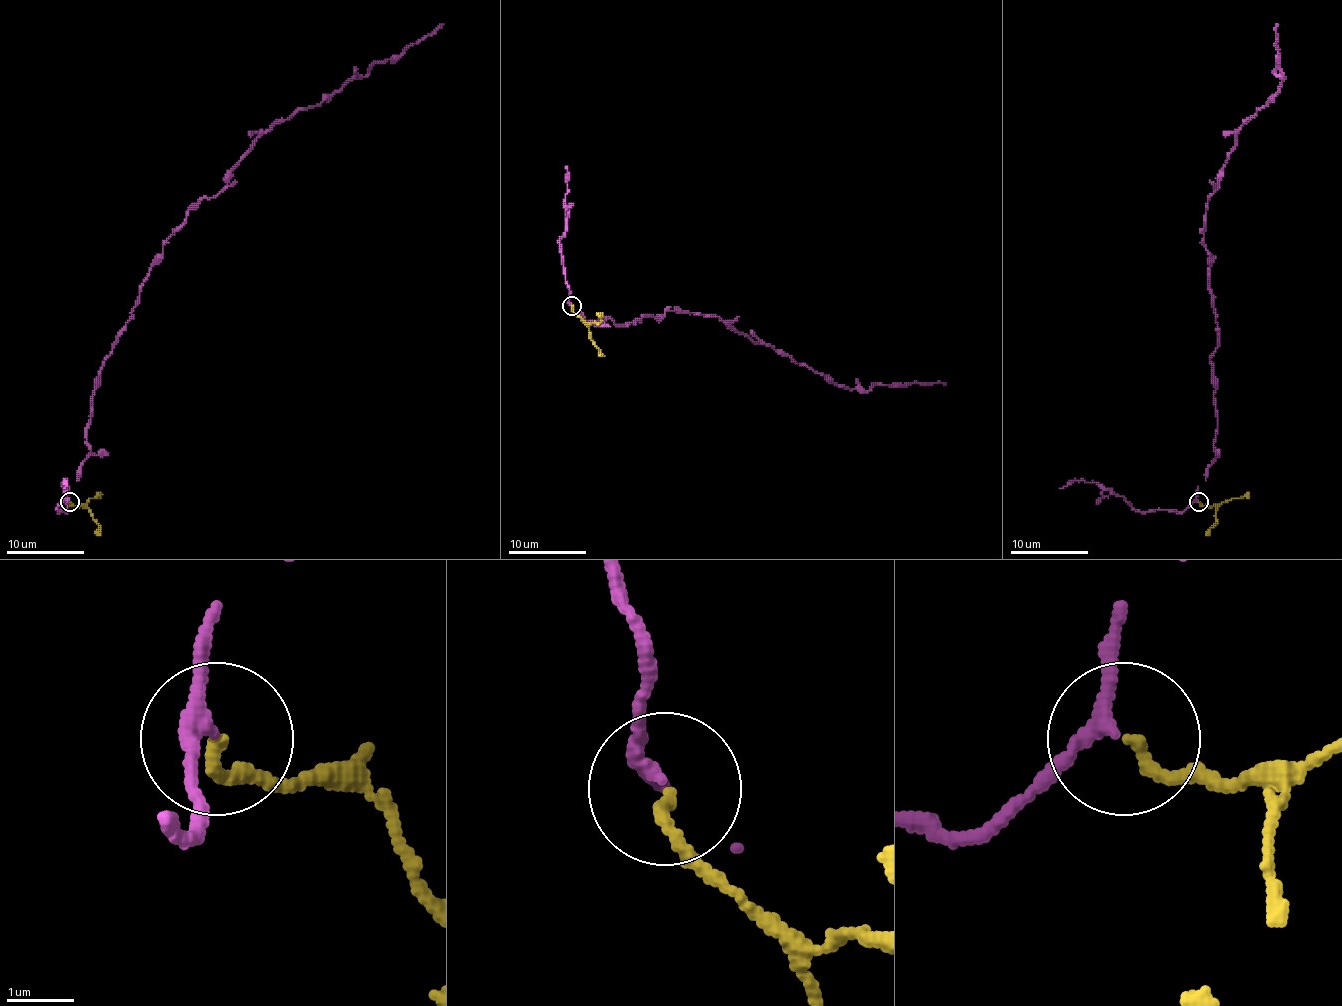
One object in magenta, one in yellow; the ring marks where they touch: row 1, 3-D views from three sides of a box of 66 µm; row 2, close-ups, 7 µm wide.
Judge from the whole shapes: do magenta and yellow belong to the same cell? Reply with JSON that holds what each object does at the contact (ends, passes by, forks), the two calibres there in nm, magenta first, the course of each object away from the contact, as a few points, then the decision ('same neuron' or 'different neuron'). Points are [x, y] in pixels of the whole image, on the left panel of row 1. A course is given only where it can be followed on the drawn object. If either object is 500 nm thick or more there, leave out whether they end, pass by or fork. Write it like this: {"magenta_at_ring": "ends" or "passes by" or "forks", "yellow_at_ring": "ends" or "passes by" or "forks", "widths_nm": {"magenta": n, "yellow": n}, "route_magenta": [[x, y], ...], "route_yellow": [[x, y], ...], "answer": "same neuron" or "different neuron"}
{"magenta_at_ring": "passes by", "yellow_at_ring": "ends", "widths_nm": {"magenta": 190, "yellow": 180}, "route_magenta": [[69, 502], [91, 451], [94, 383], [186, 213], [227, 184], [227, 172], [268, 131], [444, 24]], "route_yellow": [[69, 502], [71, 506], [83, 506], [91, 498], [102, 494]], "answer": "same neuron"}

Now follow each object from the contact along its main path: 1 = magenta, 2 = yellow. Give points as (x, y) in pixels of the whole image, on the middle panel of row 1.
1: (571, 305), (589, 324), (667, 311), (715, 315), (850, 389), (946, 385)
2: (571, 305), (585, 324), (593, 344), (604, 356)

